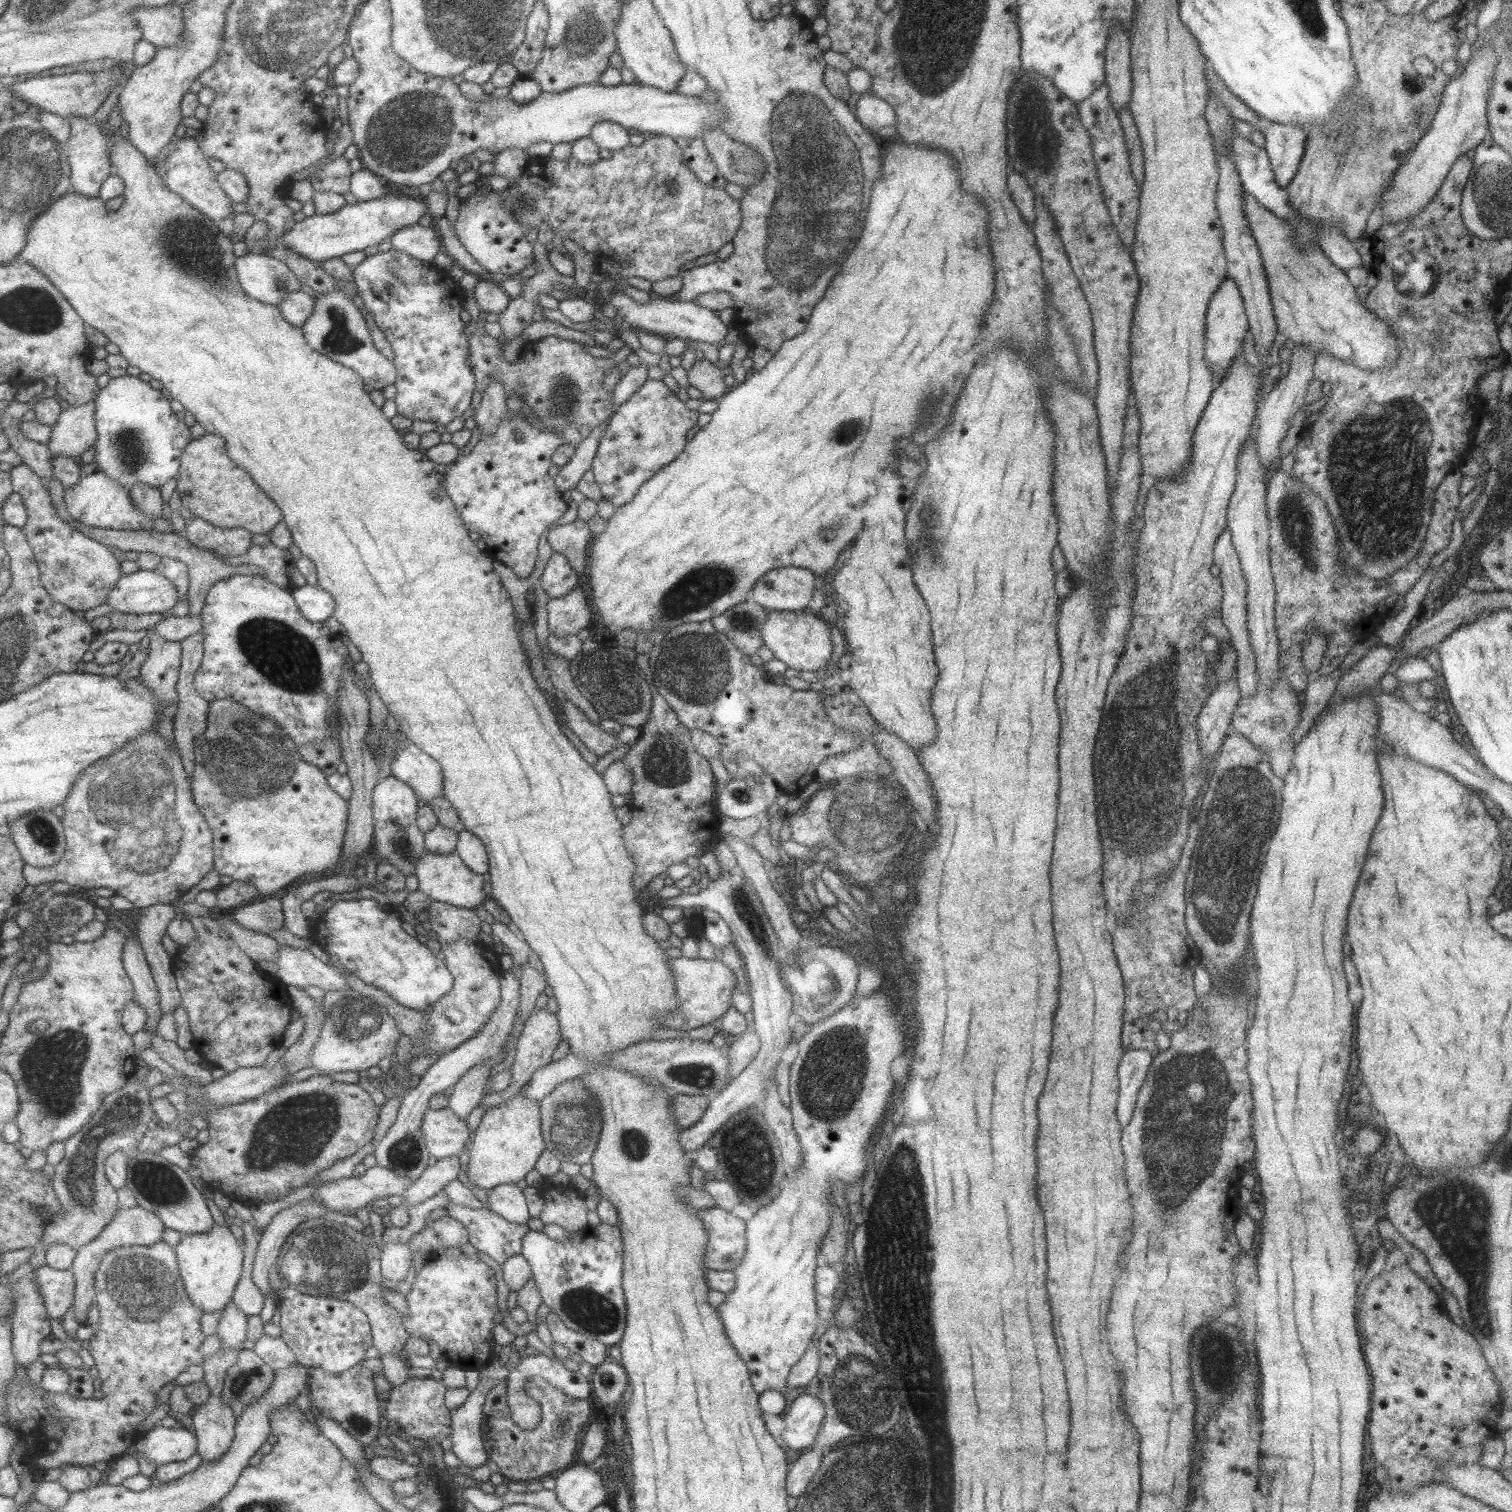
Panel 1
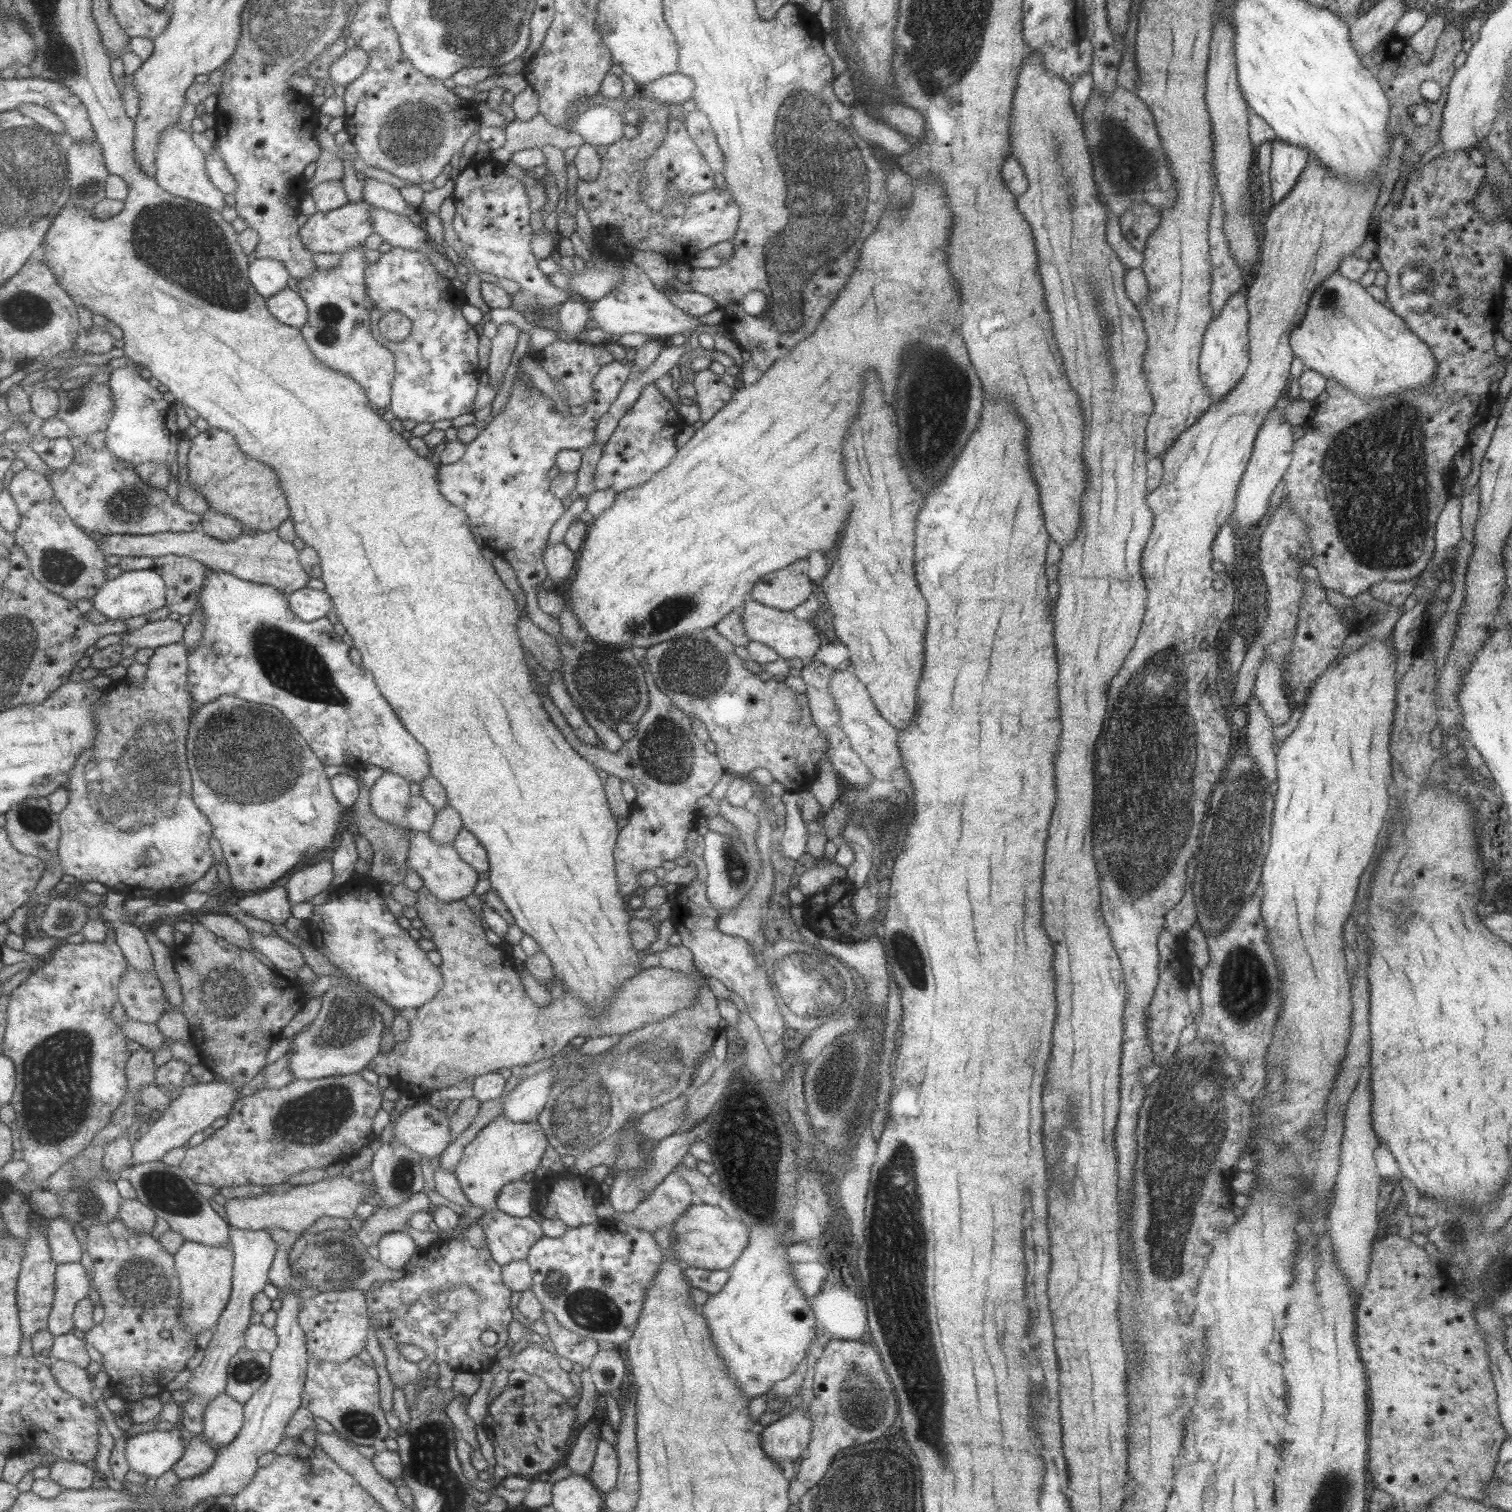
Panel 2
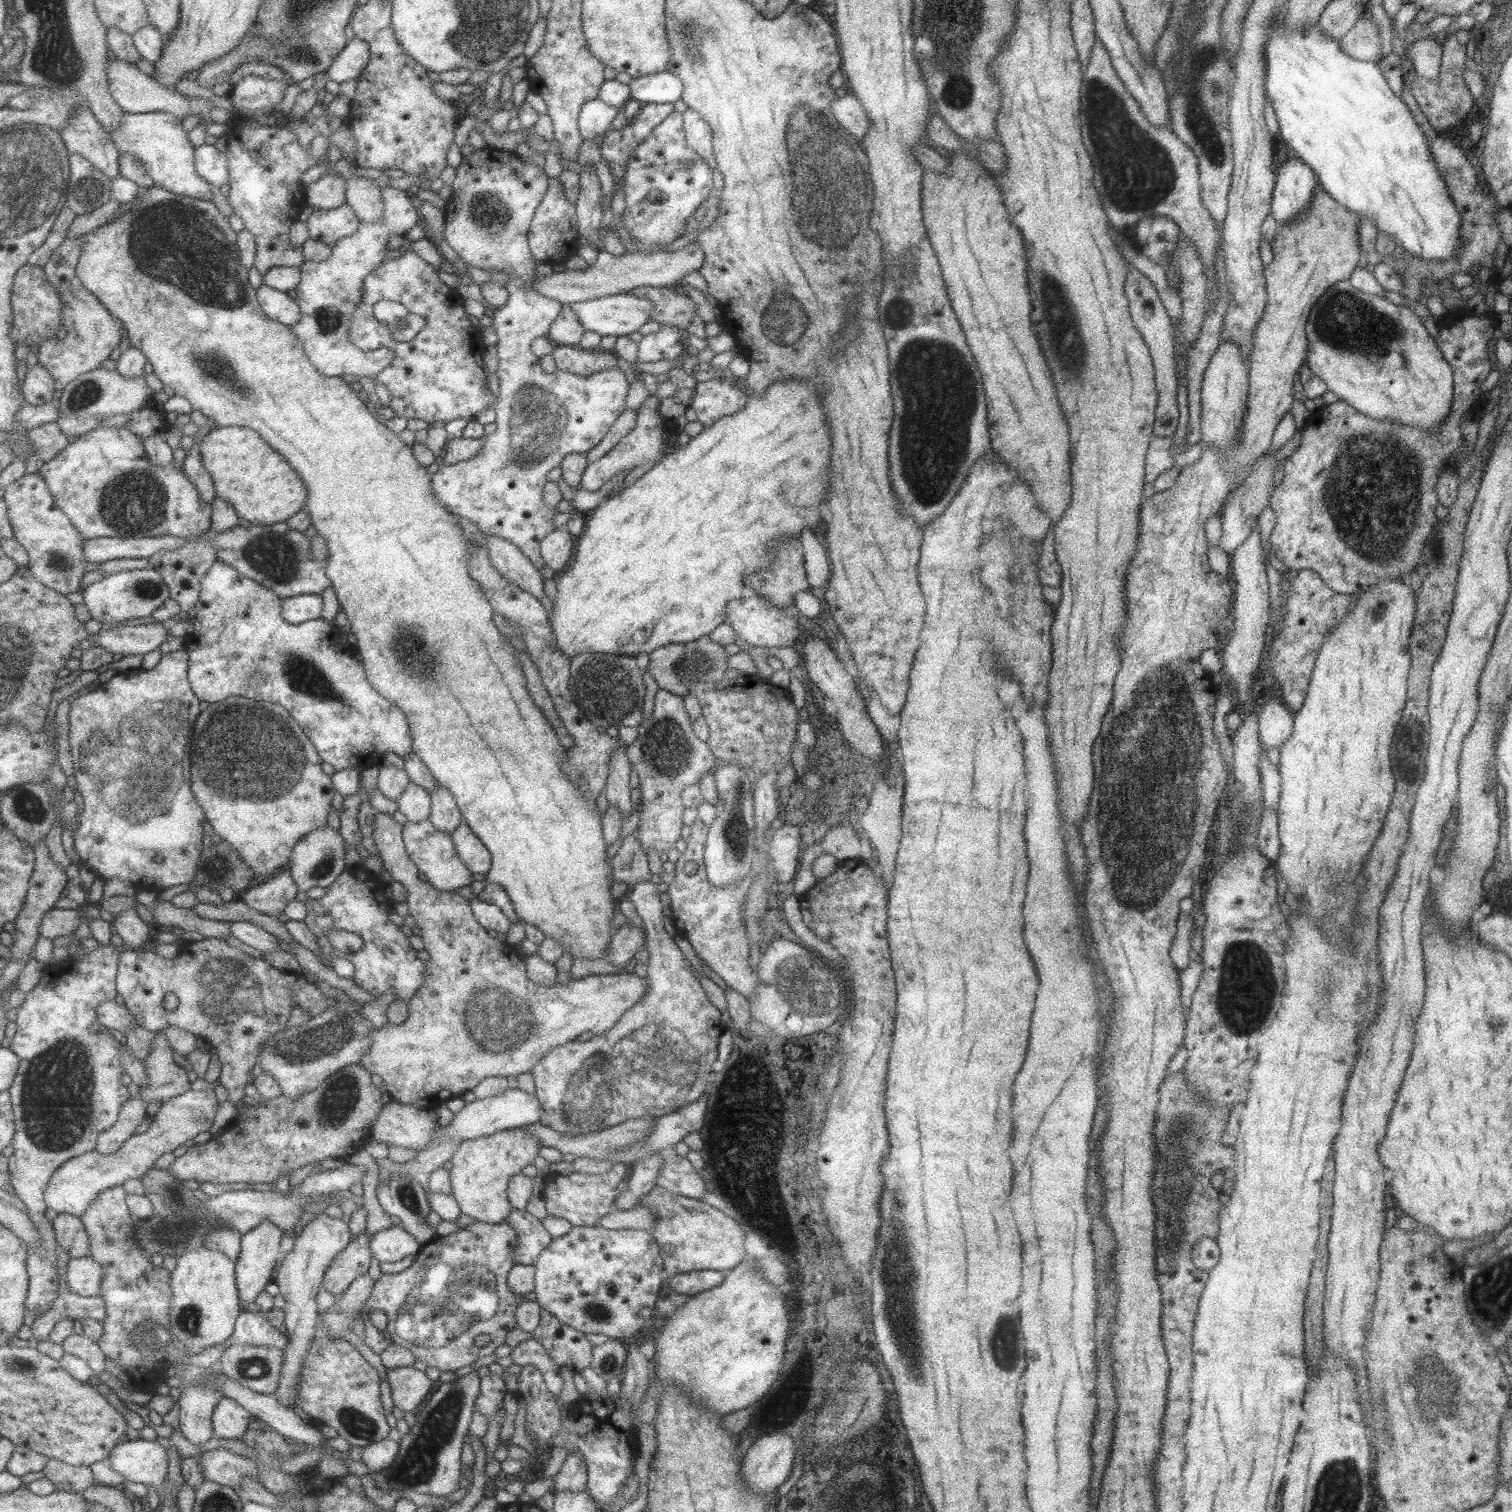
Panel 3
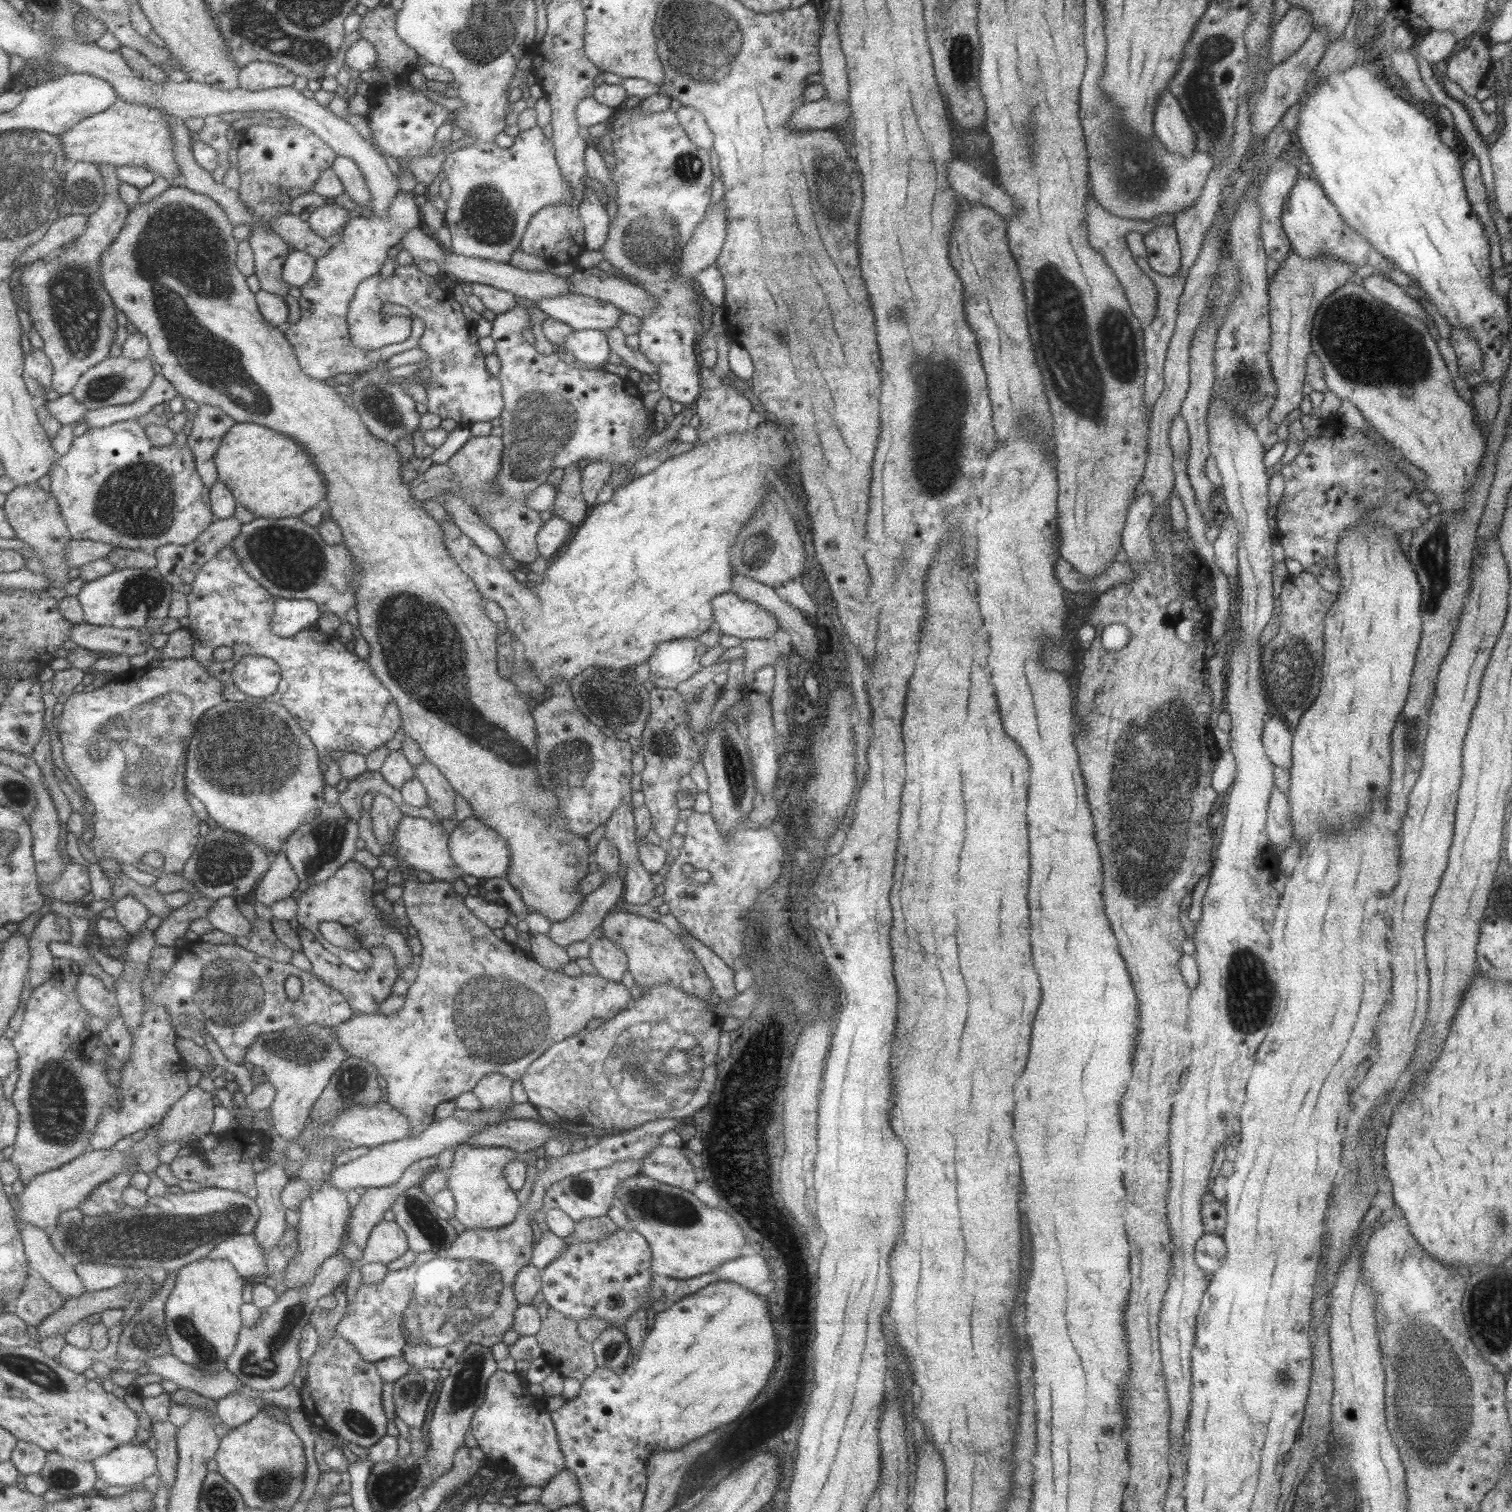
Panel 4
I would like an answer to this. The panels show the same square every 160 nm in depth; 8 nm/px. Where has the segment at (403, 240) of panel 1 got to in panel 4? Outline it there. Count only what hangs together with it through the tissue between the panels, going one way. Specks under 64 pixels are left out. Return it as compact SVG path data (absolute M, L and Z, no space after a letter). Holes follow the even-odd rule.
M336 156L330 168L334 170L340 180L344 193L355 204L353 210L348 211L348 214L353 220L360 220L363 216L364 206L372 207L372 196L362 172L350 158L345 156Z

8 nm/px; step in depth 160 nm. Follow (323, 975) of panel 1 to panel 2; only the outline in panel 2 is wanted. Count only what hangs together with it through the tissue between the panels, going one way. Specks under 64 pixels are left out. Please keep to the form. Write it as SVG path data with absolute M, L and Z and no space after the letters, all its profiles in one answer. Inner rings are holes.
M254 932L252 939L257 950L272 962L276 969L286 968L295 972L306 962L299 949L287 939L277 935L263 935Z

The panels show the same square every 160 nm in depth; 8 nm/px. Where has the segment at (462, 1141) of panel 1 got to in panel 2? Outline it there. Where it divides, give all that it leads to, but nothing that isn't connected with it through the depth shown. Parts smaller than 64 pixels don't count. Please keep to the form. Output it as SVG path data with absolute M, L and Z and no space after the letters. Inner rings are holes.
M431 1101L415 1102L400 1112L393 1137L423 1157L438 1157L450 1143L449 1119Z

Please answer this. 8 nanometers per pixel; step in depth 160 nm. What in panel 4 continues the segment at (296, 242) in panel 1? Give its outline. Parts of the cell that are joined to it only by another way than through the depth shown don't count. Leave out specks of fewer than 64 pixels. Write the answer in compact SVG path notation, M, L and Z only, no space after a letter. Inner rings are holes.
M330 201L311 212L307 222L309 228L321 238L332 238L353 219L348 210Z

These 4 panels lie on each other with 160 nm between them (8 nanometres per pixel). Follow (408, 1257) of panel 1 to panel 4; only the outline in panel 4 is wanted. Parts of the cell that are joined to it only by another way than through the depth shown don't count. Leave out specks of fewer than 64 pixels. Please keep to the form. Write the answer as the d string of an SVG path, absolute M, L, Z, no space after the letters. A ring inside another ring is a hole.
M381 1220L369 1234L358 1265L381 1263L387 1265L407 1251L406 1237L394 1221Z

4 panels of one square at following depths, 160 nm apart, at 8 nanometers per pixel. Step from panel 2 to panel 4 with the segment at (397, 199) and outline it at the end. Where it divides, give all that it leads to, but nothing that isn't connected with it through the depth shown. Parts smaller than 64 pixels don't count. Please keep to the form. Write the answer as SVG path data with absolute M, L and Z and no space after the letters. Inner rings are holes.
M397 191L386 208L382 217L373 214L369 218L353 220L342 228L341 238L332 245L327 253L319 258L315 265L314 276L300 288L299 320L285 329L287 339L294 346L298 365L302 370L318 381L331 380L332 376L341 372L359 372L378 360L387 360L390 356L410 348L416 348L419 336L424 332L423 322L407 308L397 304L385 303L381 306L381 314L389 316L405 316L413 320L410 337L397 344L389 344L373 350L361 350L354 346L347 327L346 314L353 301L358 285L379 273L387 250L400 242L406 230L422 226L420 209L415 205L415 197L409 192Z

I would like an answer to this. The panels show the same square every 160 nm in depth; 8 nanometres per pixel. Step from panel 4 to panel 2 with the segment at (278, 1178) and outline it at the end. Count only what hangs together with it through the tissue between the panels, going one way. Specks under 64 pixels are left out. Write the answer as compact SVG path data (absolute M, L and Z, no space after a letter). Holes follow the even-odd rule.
M230 1225L229 1239L233 1244L233 1252L235 1252L234 1290L230 1304L227 1304L226 1310L222 1312L218 1328L214 1330L210 1345L205 1349L206 1354L202 1365L192 1372L192 1377L186 1384L196 1395L188 1402L181 1404L182 1415L180 1420L182 1425L187 1430L197 1432L199 1435L204 1434L204 1412L210 1400L225 1393L231 1360L239 1354L242 1348L246 1347L247 1329L251 1326L251 1318L255 1313L255 1307L253 1307L255 1296L259 1292L263 1292L270 1283L269 1274L271 1274L273 1262L275 1262L279 1252L279 1246L269 1236L267 1230L241 1230Z

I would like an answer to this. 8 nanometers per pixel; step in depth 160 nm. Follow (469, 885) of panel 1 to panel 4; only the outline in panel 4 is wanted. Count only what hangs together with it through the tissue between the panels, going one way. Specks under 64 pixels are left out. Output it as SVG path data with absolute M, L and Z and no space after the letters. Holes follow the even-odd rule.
M401 817L394 832L394 849L412 870L423 871L431 874L434 881L452 883L461 876L461 871L455 866L448 849L448 833L441 823L431 822L425 818Z

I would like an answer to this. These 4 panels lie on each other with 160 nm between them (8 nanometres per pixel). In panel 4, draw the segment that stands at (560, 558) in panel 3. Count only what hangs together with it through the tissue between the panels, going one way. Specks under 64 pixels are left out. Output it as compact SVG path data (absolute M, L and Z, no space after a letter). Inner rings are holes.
M551 515L549 521L545 521L537 531L535 538L538 553L547 561L553 559L559 553L559 548L565 544L567 536L571 534L573 526L557 515Z

